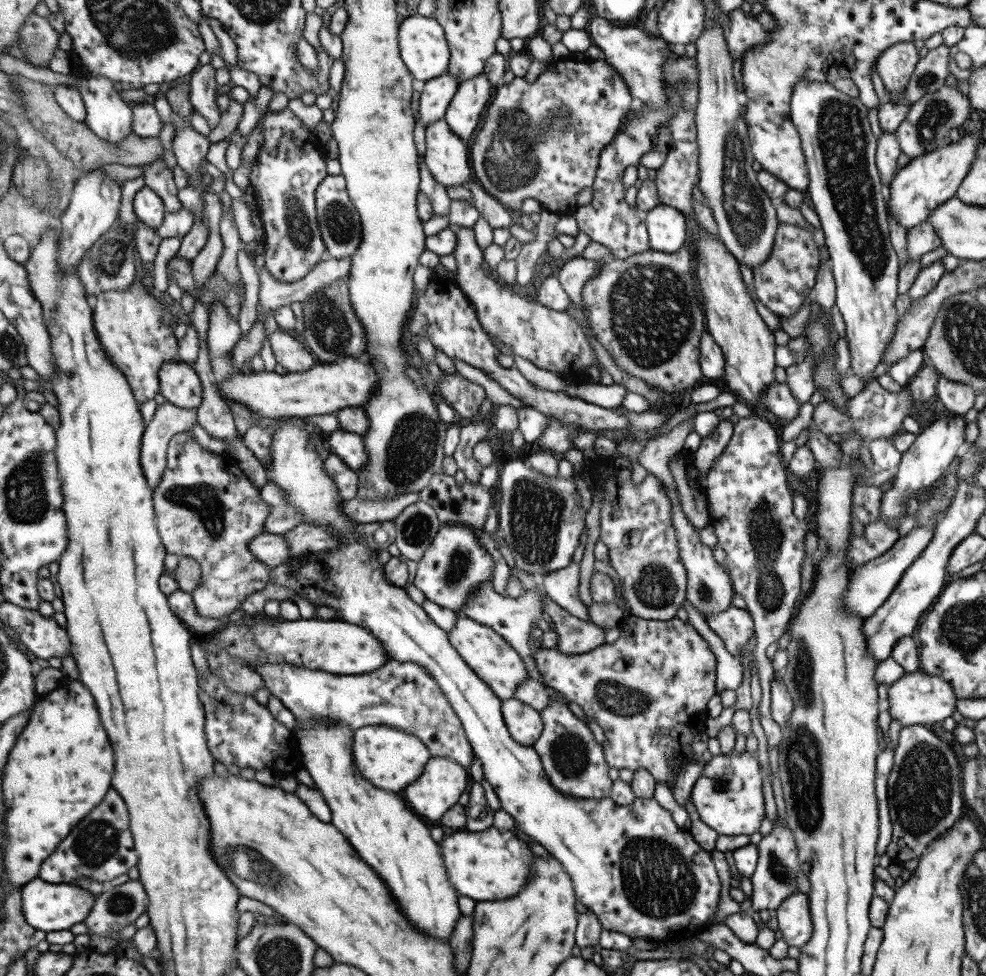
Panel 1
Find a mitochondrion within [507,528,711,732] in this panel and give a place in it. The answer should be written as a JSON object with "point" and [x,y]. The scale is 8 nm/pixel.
{"point":[623,700]}

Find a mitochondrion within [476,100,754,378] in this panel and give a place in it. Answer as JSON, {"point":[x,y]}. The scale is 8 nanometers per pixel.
{"point":[651,309]}

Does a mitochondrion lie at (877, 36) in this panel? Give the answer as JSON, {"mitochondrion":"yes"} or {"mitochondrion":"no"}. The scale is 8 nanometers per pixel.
{"mitochondrion":"no"}

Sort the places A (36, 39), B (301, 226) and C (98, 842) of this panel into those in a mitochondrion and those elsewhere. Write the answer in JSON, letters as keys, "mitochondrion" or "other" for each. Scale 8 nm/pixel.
{"A":"mitochondrion","B":"mitochondrion","C":"mitochondrion"}

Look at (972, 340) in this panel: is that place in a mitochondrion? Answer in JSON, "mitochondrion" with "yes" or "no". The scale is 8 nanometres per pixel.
{"mitochondrion":"yes"}

